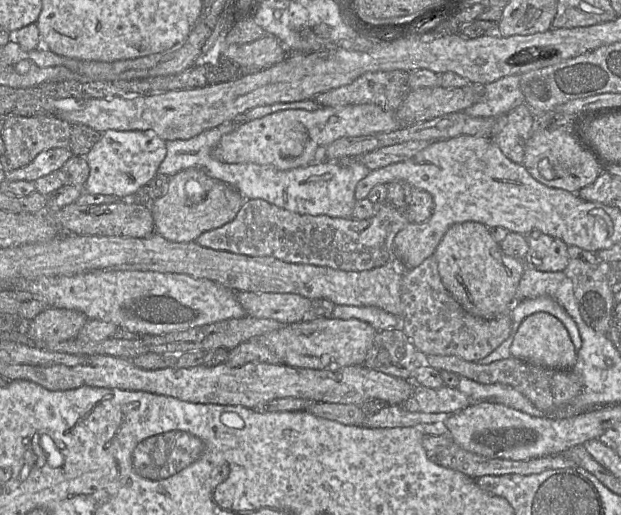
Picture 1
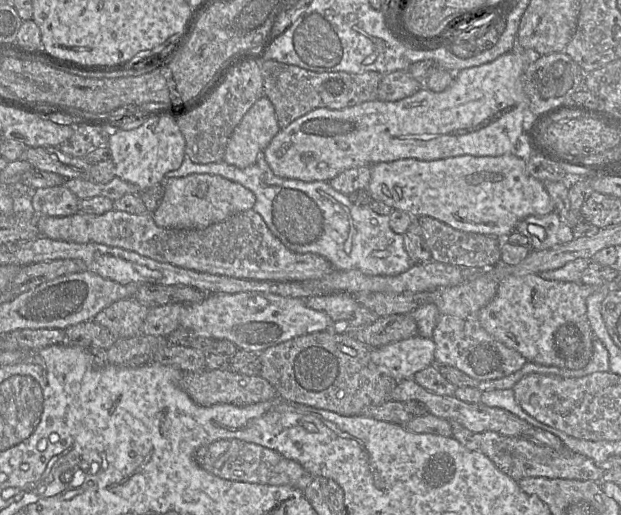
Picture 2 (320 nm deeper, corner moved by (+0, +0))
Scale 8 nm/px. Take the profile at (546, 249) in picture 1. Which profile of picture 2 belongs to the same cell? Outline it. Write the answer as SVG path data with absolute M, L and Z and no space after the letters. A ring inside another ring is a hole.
M555 211L544 216L528 216L516 224L514 231L525 236L530 241L531 249L538 251L575 239L573 231L561 221ZM531 224L539 225L545 230L544 241L540 241L529 232L529 225Z

